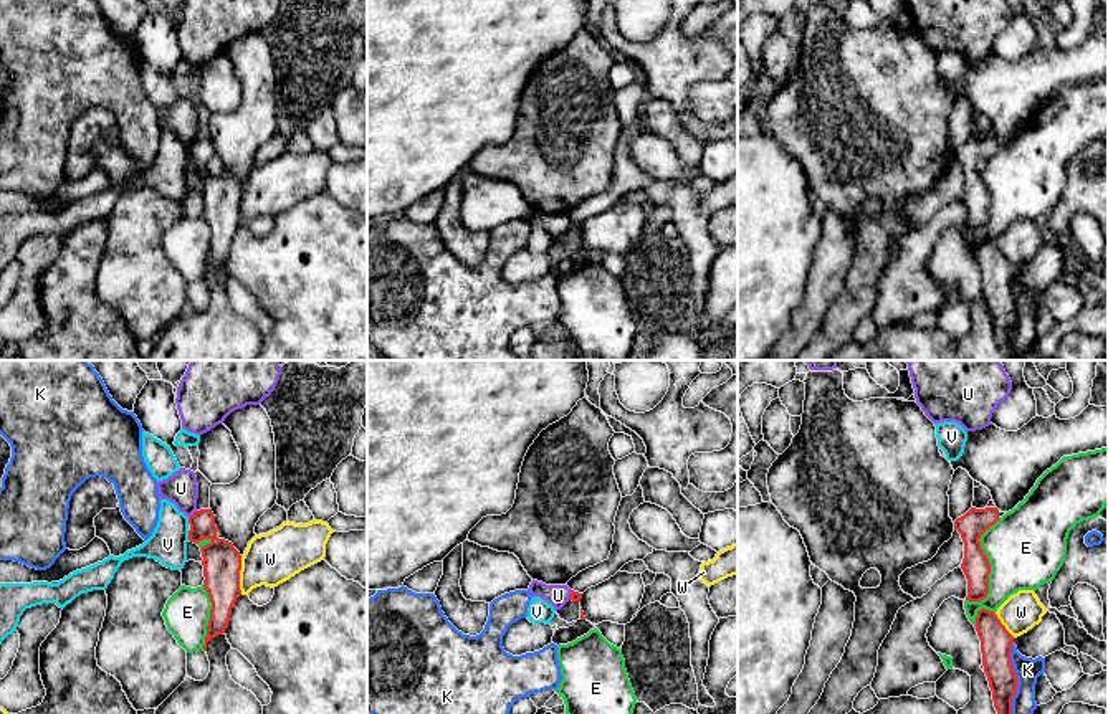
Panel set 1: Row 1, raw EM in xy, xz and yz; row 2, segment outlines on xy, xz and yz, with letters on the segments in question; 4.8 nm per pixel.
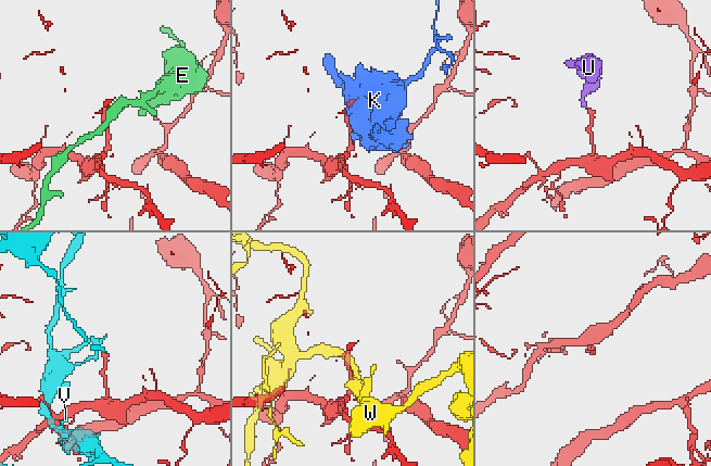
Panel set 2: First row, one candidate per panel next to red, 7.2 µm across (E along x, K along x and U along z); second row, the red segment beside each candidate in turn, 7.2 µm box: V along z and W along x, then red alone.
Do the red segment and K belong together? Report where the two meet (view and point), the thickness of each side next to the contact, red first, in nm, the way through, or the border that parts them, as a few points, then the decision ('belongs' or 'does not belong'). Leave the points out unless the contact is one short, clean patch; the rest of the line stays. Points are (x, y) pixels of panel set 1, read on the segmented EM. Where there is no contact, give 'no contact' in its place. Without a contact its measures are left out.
meets red in yz at (1016, 678); 160 nm thick on the red side, 120 nm on the other; border along yz (1012, 643), (1011, 665), (1016, 676), (1016, 694), (1011, 713); does not belong

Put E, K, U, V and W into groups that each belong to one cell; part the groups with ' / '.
E / K / U / V / W

